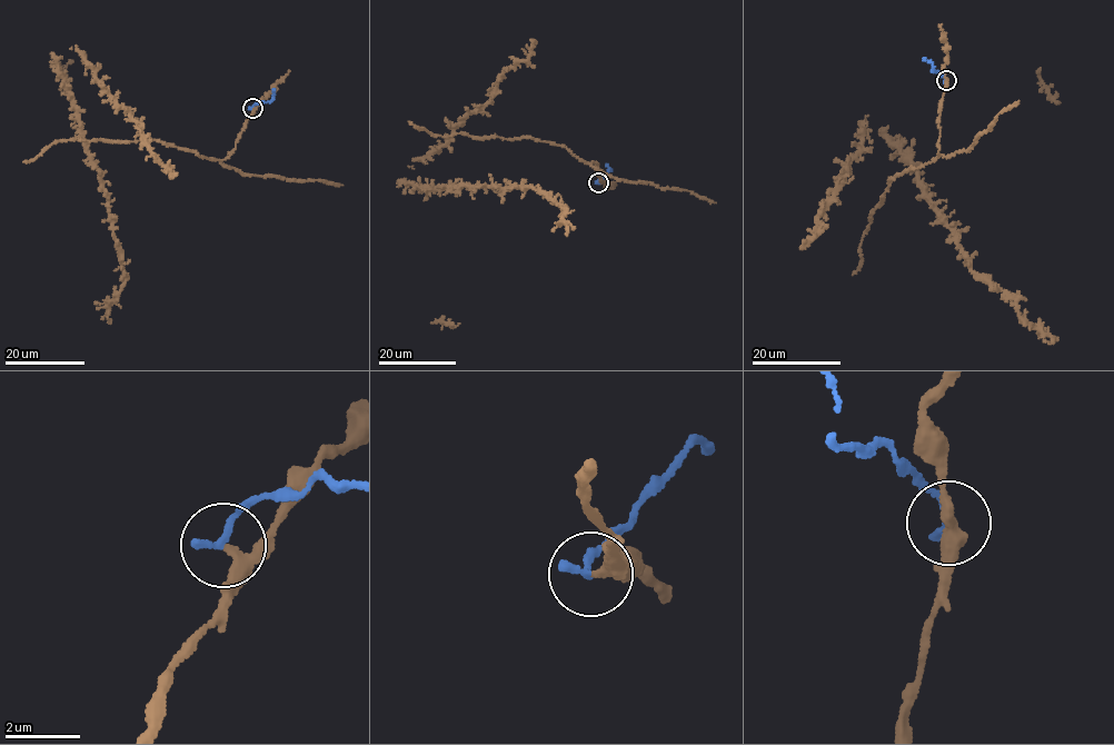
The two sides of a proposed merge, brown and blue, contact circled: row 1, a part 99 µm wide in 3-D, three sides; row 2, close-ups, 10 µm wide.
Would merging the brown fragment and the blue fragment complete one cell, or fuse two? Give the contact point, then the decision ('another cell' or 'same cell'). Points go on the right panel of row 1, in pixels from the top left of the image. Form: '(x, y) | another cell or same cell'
(946, 80) | another cell

